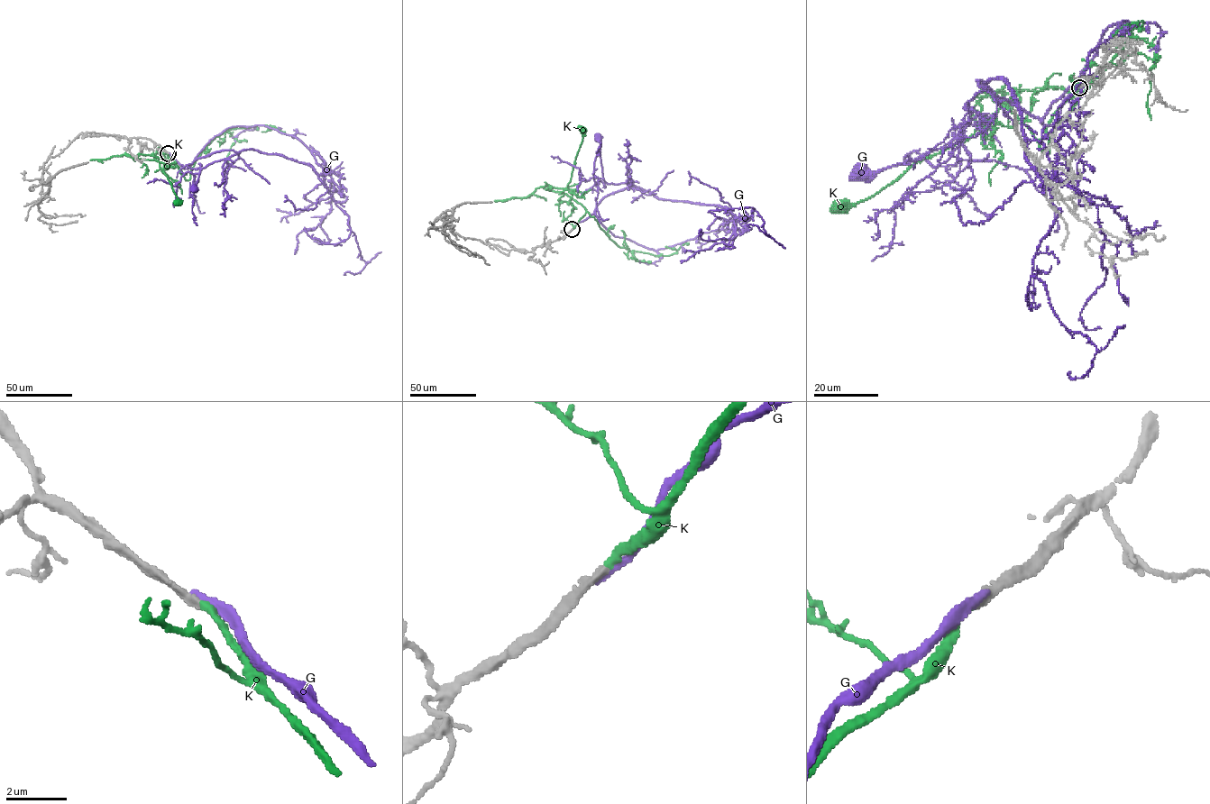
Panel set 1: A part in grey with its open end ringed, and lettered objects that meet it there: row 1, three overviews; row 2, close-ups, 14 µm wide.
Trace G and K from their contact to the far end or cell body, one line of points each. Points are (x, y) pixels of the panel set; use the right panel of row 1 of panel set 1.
G: (1079, 86), (1043, 124), (977, 79), (983, 88), (955, 138), (861, 173)
K: (1078, 87), (1040, 139), (982, 90), (976, 101), (982, 123), (967, 139), (916, 160), (871, 196), (840, 205)

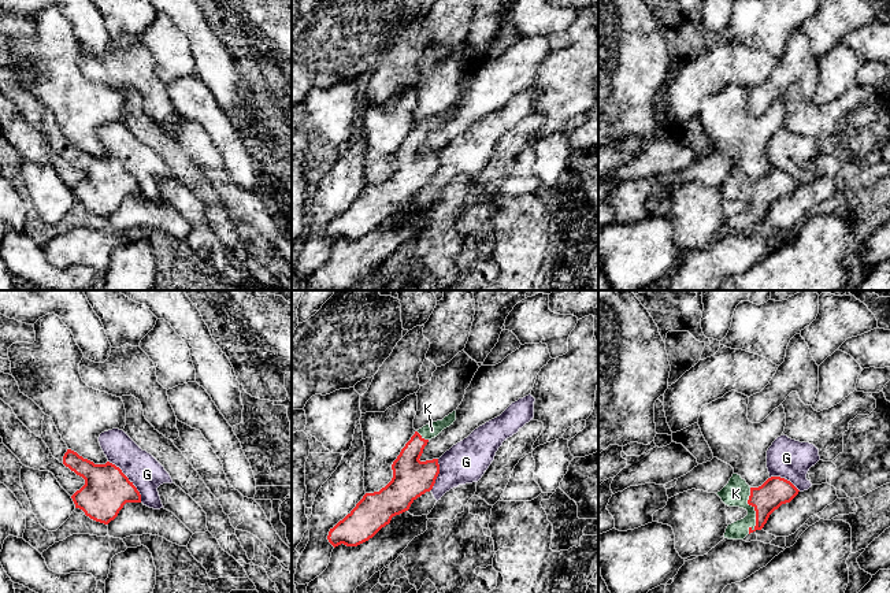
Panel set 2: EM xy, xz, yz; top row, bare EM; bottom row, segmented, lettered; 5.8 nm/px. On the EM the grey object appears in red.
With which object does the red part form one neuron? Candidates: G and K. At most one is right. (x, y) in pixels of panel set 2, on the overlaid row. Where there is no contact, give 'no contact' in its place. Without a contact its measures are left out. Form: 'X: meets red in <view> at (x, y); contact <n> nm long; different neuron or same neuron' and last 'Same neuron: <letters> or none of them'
G: meets red in xy at (128, 480); contact 320 nm long; different neuron
K: meets red in yz at (755, 510); contact 280 nm long; same neuron
Same neuron: K

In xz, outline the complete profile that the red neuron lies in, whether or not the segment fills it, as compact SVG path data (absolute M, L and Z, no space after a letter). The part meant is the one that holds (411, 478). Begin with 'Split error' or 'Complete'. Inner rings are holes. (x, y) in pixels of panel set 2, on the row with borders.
Split error. M456 411L415 431L392 464L392 481L379 492L366 493L356 507L330 529L327 540L334 548L341 544L357 546L368 541L389 525L393 516L408 511L418 497L433 489L440 474L438 459L419 459L427 442L455 420Z

